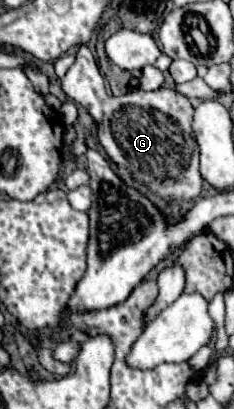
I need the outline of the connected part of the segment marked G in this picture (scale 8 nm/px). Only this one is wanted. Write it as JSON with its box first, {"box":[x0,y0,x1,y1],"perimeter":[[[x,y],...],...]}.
{"box":[61,46,203,204],"perimeter":[[[87,46],[79,48],[77,60],[61,79],[61,87],[73,102],[87,108],[93,116],[99,128],[99,142],[119,170],[147,186],[167,204],[183,204],[201,194],[203,178],[199,174],[199,148],[191,130],[193,106],[183,94],[171,88],[159,88],[153,92],[131,90],[119,98],[109,96],[97,62]]]}

